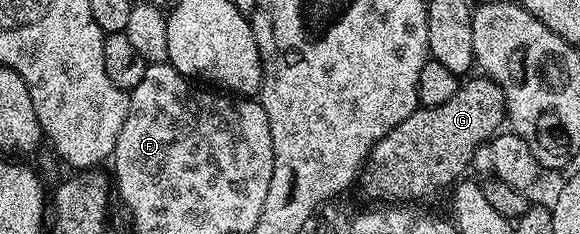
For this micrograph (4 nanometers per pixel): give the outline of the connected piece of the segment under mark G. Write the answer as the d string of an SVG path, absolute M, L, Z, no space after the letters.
M469 76L467 78L469 81L465 80L460 84L458 91L454 91L454 95L450 95L450 99L446 99L446 103L417 107L409 117L402 119L402 123L398 123L398 127L391 129L372 148L372 154L362 169L364 189L370 196L381 197L382 200L388 201L384 203L412 203L408 201L428 197L431 193L438 192L439 189L446 188L445 190L447 190L453 182L465 176L464 168L471 163L472 156L480 149L480 144L490 142L497 133L501 132L506 121L504 92L489 77L475 76Z

